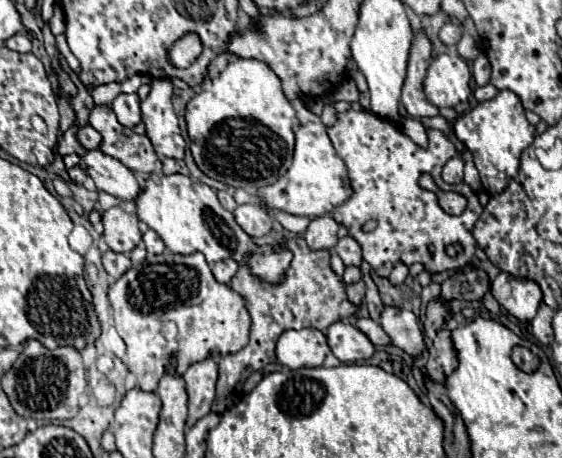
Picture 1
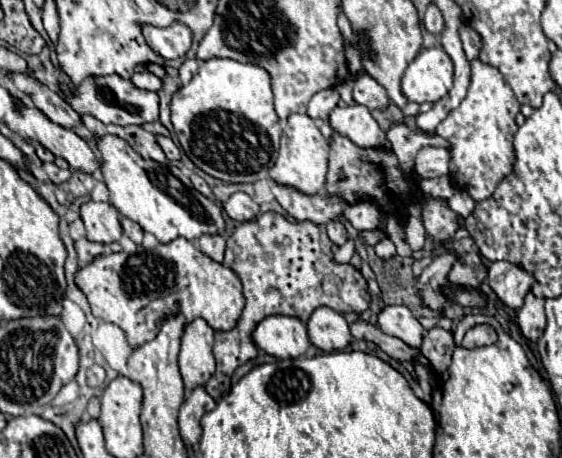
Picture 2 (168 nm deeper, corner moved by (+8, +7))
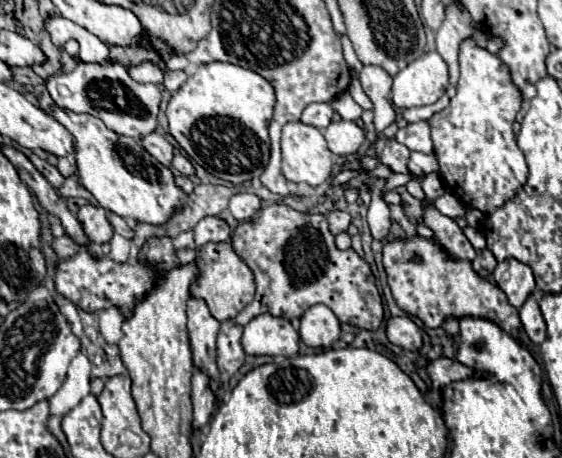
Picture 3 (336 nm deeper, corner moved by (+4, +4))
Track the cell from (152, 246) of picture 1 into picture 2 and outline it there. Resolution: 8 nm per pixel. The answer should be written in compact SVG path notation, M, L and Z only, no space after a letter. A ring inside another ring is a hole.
M119 216L119 222L121 222L121 228L123 228L123 234L127 234L135 244L141 244L143 240L143 230L137 222L125 218L125 216Z

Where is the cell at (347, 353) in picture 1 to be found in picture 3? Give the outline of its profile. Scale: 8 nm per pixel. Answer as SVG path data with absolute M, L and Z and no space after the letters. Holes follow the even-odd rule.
M313 305L301 317L299 335L309 347L331 347L341 337L341 321L327 305Z

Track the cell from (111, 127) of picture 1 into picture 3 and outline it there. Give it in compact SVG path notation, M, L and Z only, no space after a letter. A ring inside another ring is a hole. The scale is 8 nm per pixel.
M149 133L149 135L145 135L145 137L141 137L139 139L139 143L141 143L141 147L147 151L147 153L151 153L159 163L163 163L163 165L171 165L171 159L173 159L173 147L159 135L159 133Z

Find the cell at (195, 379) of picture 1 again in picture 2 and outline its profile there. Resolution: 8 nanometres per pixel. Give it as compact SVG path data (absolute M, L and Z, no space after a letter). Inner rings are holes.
M197 318L185 326L181 352L179 352L179 368L187 390L193 390L201 382L207 382L215 372L213 358L213 328Z

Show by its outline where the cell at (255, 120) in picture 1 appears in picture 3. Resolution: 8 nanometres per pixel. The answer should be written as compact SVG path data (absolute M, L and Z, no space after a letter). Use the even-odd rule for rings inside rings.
M215 61L201 65L187 79L187 83L177 93L173 93L167 105L169 133L185 149L191 161L199 163L203 169L207 169L211 175L219 179L225 179L233 185L243 185L255 177L261 177L261 173L269 165L269 153L271 153L269 121L273 117L273 107L275 107L275 89L259 73L243 69L233 63Z

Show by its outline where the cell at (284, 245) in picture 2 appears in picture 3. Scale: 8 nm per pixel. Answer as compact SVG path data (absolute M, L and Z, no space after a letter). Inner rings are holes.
M283 203L269 205L251 221L237 225L231 235L231 247L253 271L257 291L255 299L235 319L221 323L217 335L217 365L221 373L221 387L217 395L219 403L223 403L229 389L229 379L245 363L245 351L239 341L243 327L261 313L279 315L297 323L311 305L323 303L331 307L341 323L349 323L359 329L377 329L383 323L381 295L369 265L353 249L339 251L335 247L327 217L299 213Z

